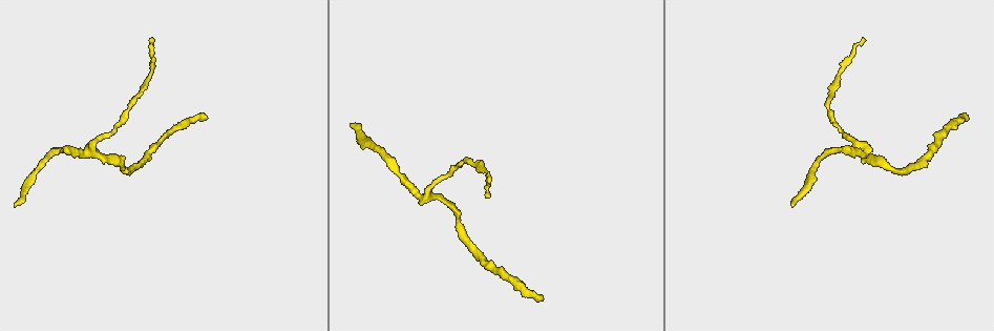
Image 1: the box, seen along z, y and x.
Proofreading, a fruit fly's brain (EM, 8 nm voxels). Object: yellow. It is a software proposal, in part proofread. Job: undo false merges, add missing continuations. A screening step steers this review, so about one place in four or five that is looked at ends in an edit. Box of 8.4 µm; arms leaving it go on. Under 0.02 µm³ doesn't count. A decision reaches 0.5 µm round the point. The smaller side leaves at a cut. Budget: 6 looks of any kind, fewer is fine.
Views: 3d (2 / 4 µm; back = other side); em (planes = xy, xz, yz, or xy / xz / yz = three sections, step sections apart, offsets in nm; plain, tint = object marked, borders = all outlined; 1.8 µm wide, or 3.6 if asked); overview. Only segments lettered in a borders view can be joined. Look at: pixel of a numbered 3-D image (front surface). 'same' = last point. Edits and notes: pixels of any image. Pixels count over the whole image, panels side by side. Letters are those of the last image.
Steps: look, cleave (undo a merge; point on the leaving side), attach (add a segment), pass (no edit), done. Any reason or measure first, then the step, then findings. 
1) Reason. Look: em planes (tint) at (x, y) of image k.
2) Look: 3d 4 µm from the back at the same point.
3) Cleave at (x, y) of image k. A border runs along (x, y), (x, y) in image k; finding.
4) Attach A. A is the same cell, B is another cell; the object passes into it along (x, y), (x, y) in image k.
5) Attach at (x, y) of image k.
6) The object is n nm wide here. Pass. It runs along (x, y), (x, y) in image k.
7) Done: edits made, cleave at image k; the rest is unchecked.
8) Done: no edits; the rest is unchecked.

Thin end. Look: 3d 4 µm at (863, 42) of image 1.

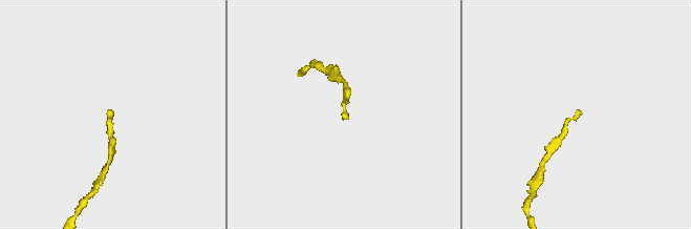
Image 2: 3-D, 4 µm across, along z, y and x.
Look: em xz step 16 (borders) at (581, 111) of image 2.

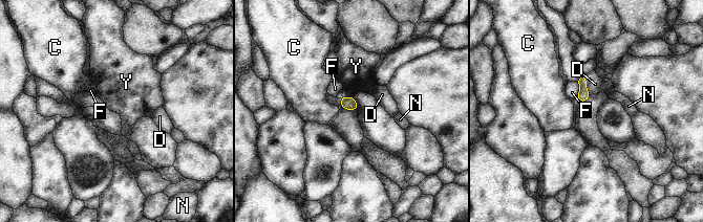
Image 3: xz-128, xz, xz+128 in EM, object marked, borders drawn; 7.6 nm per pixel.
Pass. C, D, F, N and Y are other cells; a border runs along (342, 95), (353, 97) in image 3; none of them fits.

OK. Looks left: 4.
Branch stops here. Look: 3d 2 µm at (205, 120) of image 1.

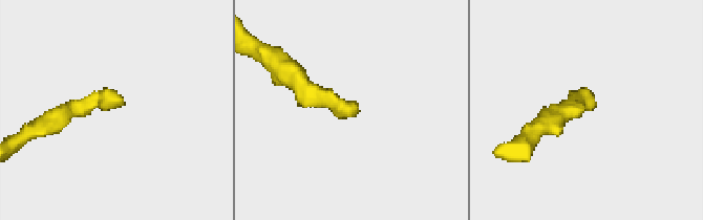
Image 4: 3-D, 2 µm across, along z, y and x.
Now the EM. Look: em planes (borders) at (594, 104) of image 4.

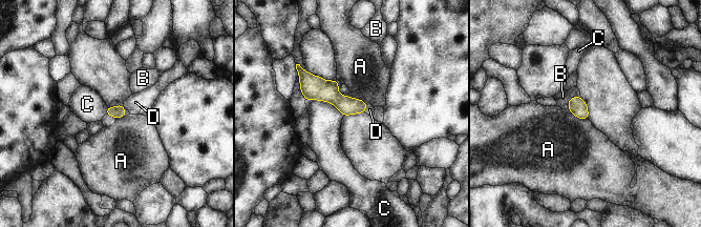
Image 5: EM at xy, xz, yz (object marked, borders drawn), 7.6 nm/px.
Attach D. D is the same cell, A, B and C are other cells; it goes on there.

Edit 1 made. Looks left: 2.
A fork. Look: em planes (borders) at (425, 196) of image 1.

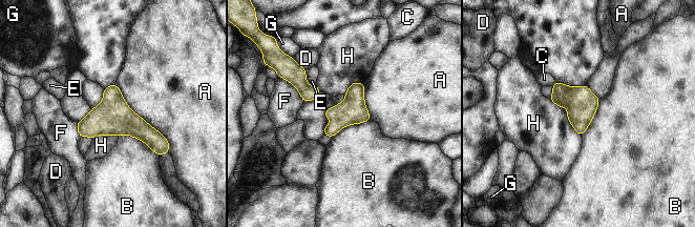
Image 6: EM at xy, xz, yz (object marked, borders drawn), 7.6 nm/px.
The object is 200 nm wide here. Pass. A, B, C, D, E, F, G and H are other cells; a border runs along (117, 136), (97, 135), (92, 138) in image 6; all the same neuron.

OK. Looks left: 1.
Done: edits made, attach at image 5; the rest is unchecked.

